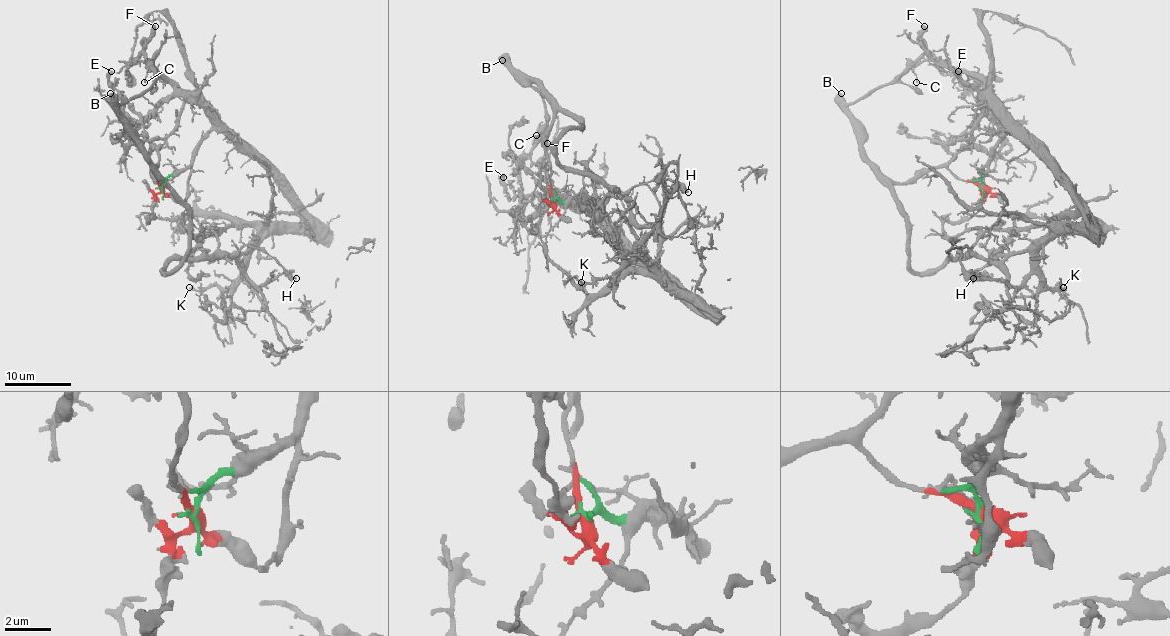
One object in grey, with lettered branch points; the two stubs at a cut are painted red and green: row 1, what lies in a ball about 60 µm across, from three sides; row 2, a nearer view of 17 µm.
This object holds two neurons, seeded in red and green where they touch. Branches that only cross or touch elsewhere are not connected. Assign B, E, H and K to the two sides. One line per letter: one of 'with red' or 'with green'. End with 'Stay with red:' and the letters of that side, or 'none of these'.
B: with red
E: with red
H: with red
K: with green
Stay with red: B, E, H

